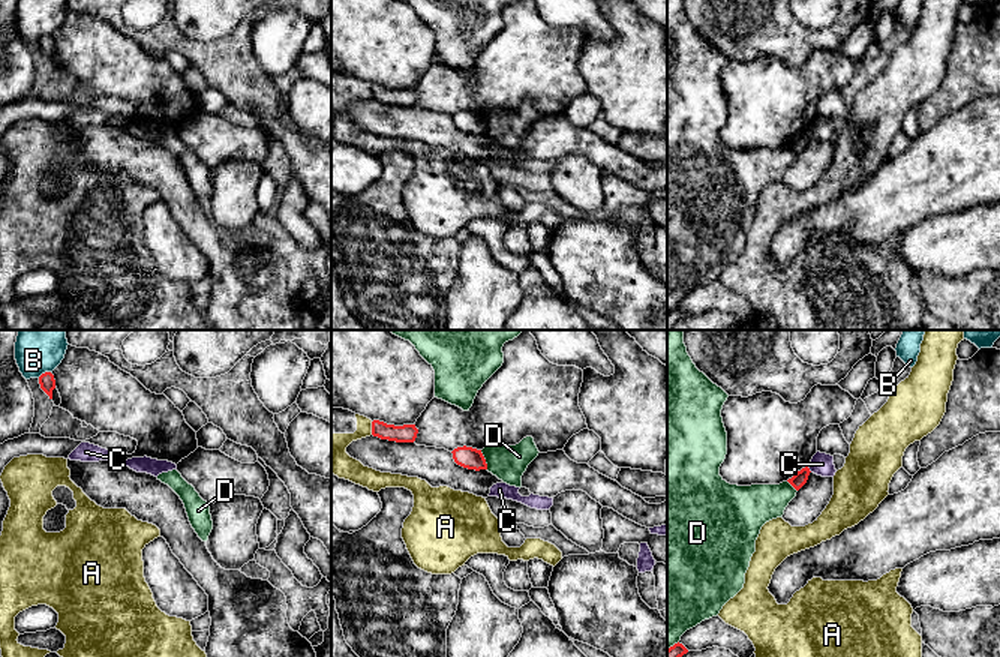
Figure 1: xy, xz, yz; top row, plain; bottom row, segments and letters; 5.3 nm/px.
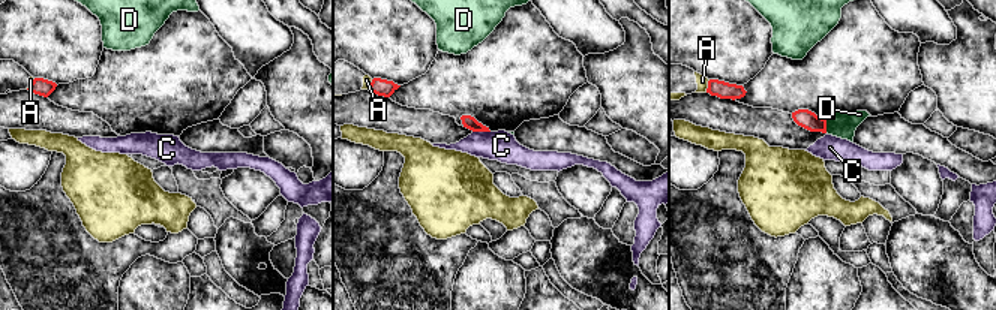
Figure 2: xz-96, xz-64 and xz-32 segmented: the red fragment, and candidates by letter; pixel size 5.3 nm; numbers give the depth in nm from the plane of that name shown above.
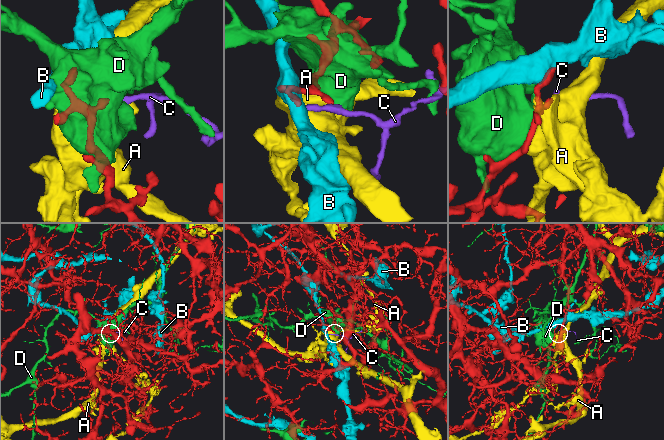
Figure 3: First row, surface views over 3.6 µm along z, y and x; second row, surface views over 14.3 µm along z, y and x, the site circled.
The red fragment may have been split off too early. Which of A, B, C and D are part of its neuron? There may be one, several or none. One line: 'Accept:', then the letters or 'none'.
Accept: none

